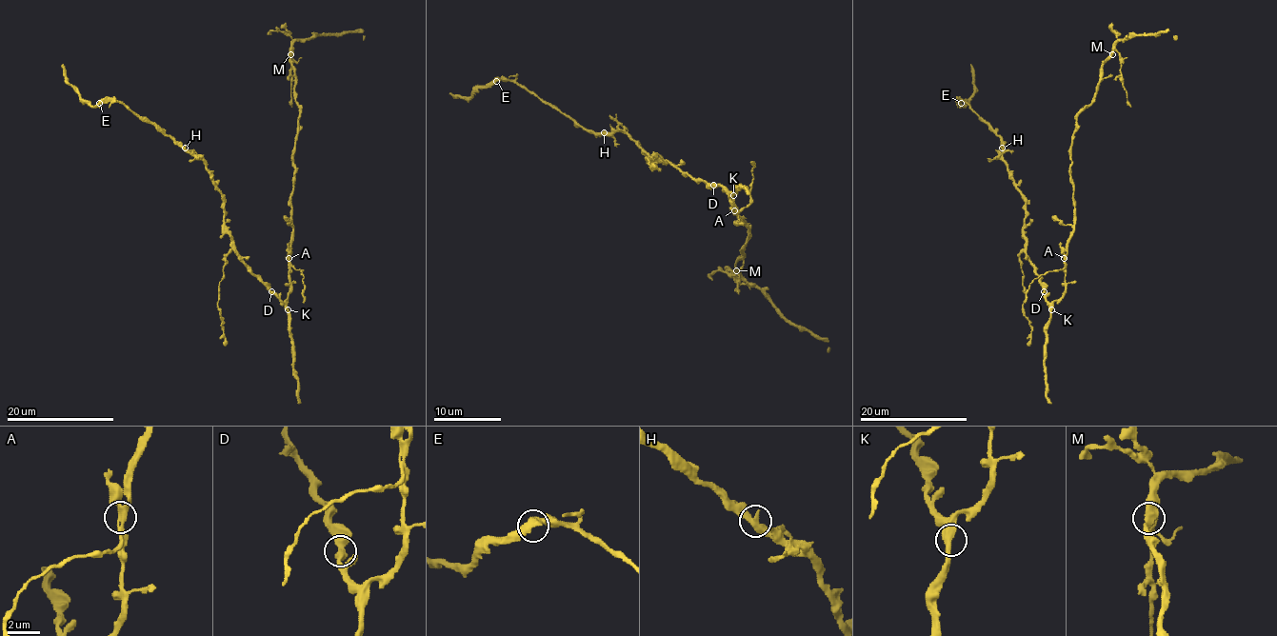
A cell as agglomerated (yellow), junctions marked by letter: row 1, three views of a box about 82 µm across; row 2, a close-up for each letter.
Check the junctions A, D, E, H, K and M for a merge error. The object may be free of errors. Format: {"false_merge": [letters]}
{"false_merge": ["A"]}

